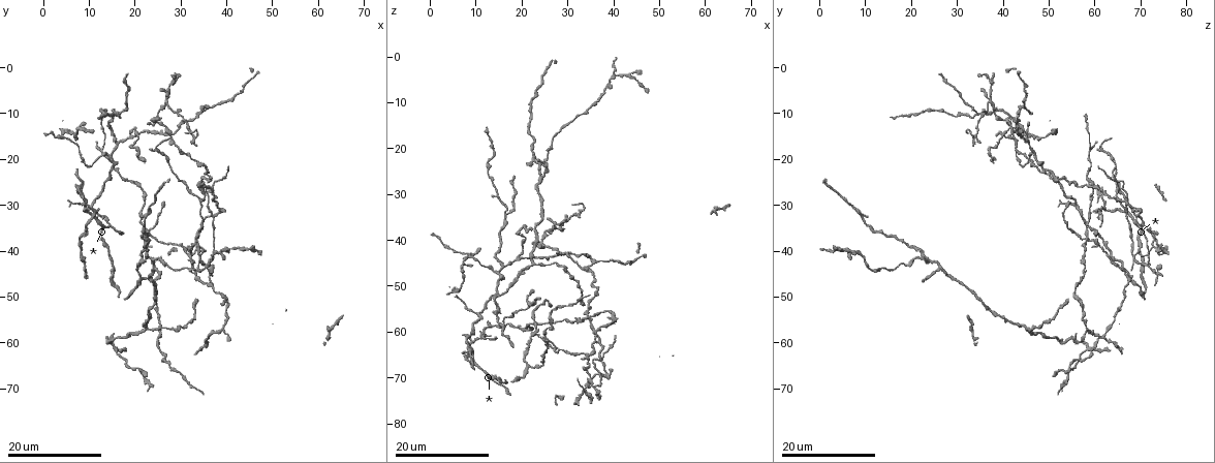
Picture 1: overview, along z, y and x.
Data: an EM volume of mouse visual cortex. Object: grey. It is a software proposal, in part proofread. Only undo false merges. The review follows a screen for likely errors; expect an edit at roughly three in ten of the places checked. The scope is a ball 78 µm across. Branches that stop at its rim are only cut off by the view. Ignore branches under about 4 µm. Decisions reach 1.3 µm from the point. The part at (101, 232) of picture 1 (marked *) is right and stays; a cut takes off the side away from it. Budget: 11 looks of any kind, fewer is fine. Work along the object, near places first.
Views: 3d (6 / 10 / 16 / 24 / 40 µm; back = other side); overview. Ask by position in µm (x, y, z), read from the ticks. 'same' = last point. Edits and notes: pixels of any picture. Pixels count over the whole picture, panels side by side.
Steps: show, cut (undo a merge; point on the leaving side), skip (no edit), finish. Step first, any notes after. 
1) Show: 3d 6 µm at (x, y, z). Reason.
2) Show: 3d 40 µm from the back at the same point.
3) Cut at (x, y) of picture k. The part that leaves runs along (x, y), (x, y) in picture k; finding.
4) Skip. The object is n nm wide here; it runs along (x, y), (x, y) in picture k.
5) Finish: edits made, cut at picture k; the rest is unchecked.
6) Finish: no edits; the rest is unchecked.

Show: 3d 16 µm at (10.5, 29.5, 55.5). Three-way junction.

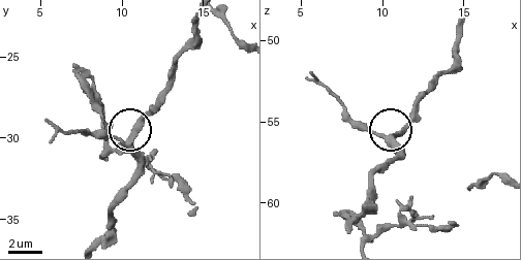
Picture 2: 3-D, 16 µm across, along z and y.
Show: 3d 6 µm at (10.5, 29.9, 56.0).

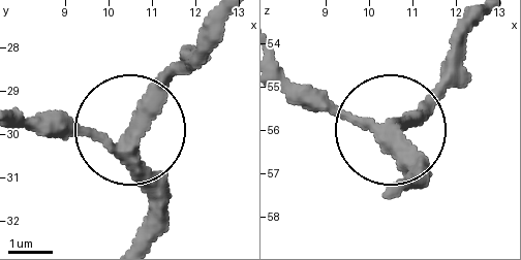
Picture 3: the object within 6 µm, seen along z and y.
Skip. The side arm is 7 µm long; 3 arms meet here; all the same cell.

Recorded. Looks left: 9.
Show: 3d 16 µm at (35.5, 42.5, 71.5). Three arms meet.

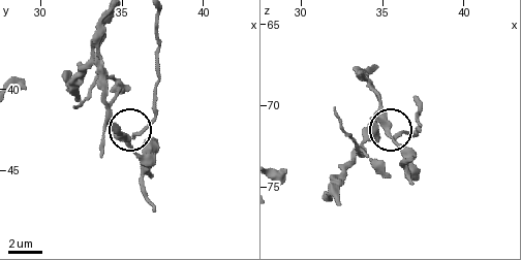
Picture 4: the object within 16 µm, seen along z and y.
Show: 3d 6 µm at (35.2, 43.0, 71.2).

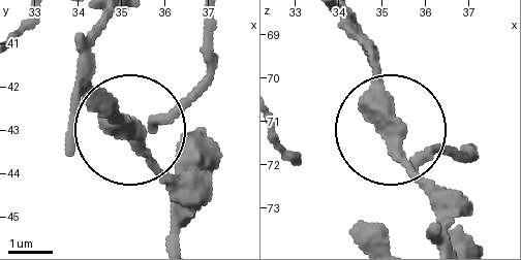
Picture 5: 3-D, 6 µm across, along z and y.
Skip. 3 arms meet here; it runs along (208, 25), (196, 91), (133, 128), (192, 198) in picture 5; one cell here.

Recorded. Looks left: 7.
Show: 3d 16 µm at (19.5, 14.5, 44.5). Two arms in line, one across.

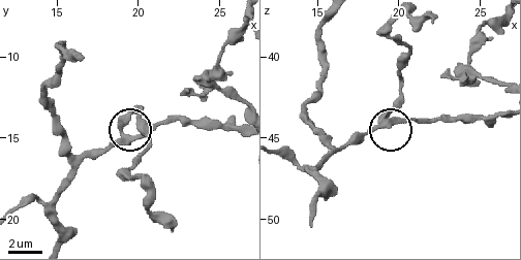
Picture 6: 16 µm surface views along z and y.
Show: 3d 6 µm at (19.3, 15.0, 44.0).

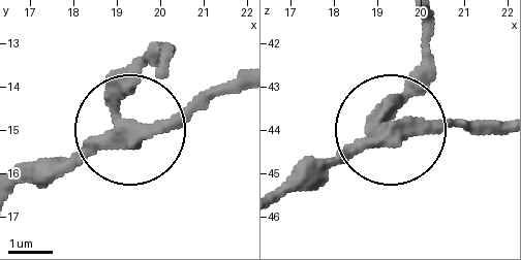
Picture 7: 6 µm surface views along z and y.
Skip. 3 arms meet here; it runs along (280, 196), (380, 136), (385, 115), (421, 73) in picture 7; one cell here.

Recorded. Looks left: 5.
Show: 3d 16 µm at (6.5, 14.5, 45.5). Two arms in line, one across.

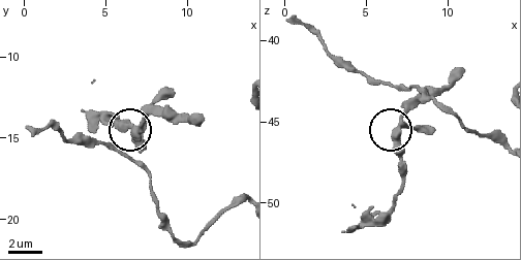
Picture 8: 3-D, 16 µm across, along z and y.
Show: 3d 6 µm at (6.8, 14.5, 45.6). Zoom in.

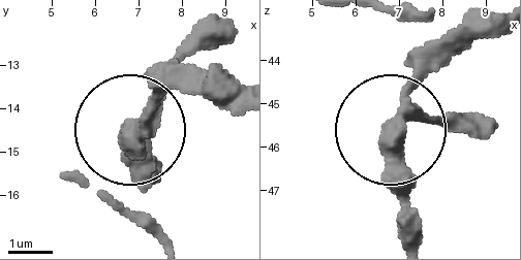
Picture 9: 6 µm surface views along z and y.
Show: 3d 6 µm from the back at (6.85, 14.40, 45.45). From behind.

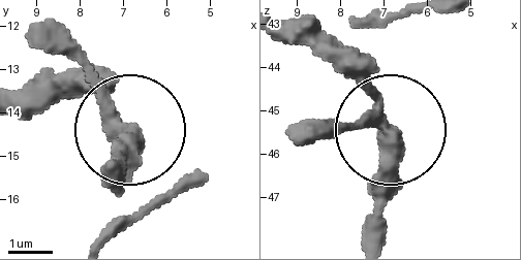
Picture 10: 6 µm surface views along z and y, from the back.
Skip. The object is 370 nm wide here; one cell here.

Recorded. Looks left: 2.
Show: 3d 24 µm at (28.0, 16.0, 42.5). Side arm on a straight run.

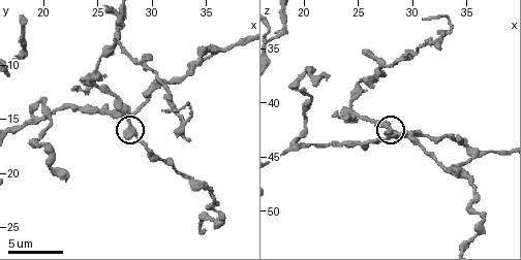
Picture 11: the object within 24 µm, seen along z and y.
Show: 3d 6 µm at the same point.

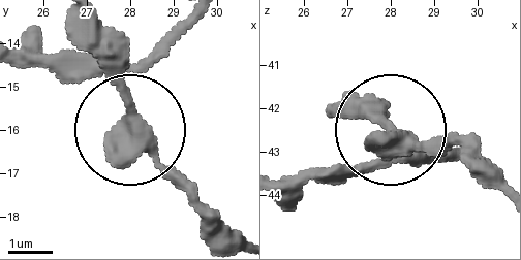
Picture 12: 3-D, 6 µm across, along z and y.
Skip. The side arm is 29 µm long; all the same cell.

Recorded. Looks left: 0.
Finish: no edits; the rest is unchecked.

